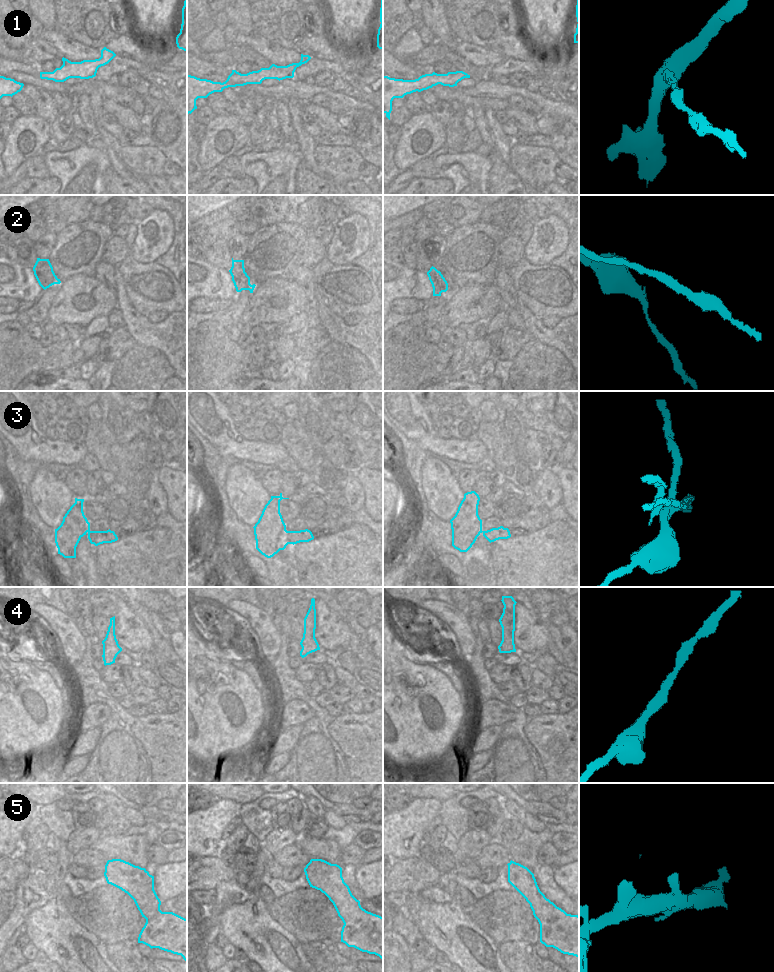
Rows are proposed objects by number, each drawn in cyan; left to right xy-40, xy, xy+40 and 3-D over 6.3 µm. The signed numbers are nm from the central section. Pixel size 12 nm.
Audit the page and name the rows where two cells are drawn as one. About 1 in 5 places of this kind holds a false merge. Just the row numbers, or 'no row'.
3

